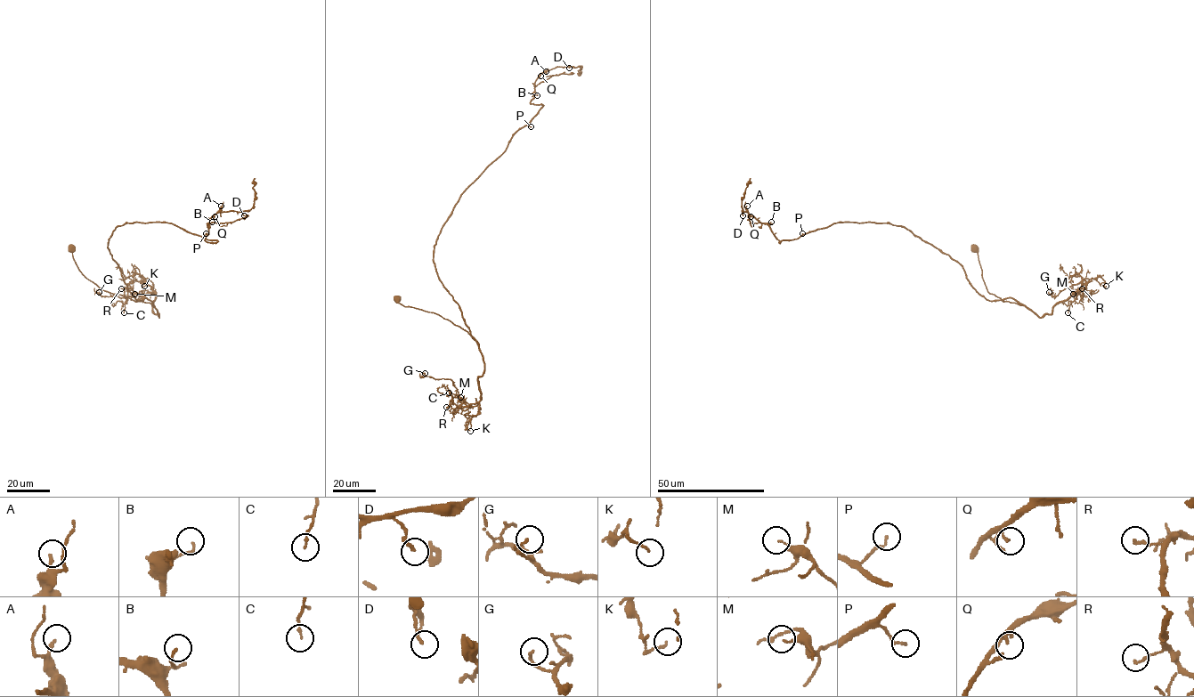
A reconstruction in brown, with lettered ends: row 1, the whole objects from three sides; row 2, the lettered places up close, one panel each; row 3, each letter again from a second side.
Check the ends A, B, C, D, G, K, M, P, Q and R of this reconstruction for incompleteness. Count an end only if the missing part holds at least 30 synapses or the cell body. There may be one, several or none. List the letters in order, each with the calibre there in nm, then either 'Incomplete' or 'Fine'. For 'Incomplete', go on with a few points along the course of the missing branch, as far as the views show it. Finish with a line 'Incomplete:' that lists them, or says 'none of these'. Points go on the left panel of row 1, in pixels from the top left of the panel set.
A: Thickness 160 nm. Fine
B: Thickness 110 nm. Fine
C: Thickness 110 nm. Fine
D: Thickness 180 nm. Fine
G: Thickness 140 nm. Fine
K: Thickness 110 nm. Fine
M: Thickness 150 nm. Fine
P: Thickness 110 nm. Fine
Q: Thickness 150 nm. Fine
R: Thickness 120 nm. Fine
Incomplete: none of these

